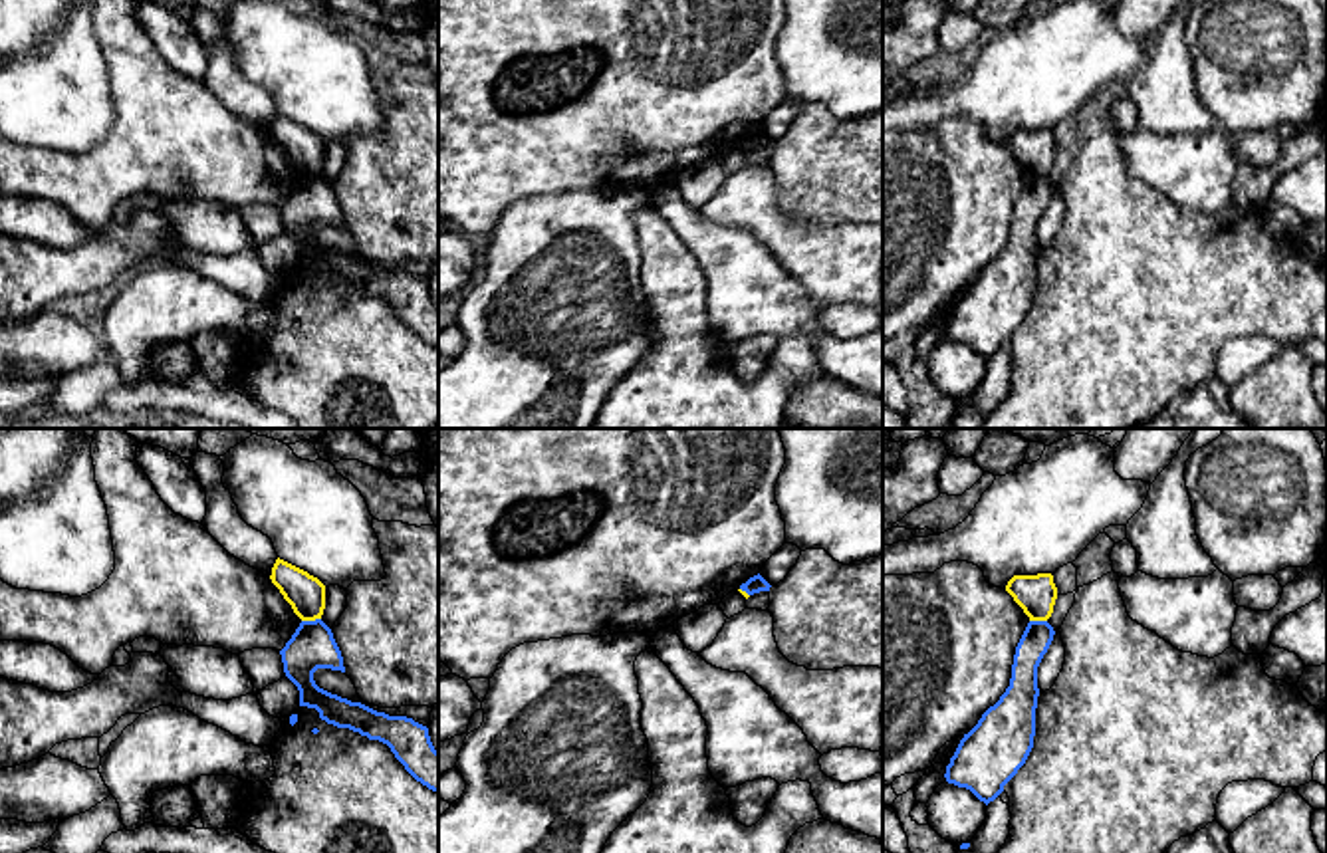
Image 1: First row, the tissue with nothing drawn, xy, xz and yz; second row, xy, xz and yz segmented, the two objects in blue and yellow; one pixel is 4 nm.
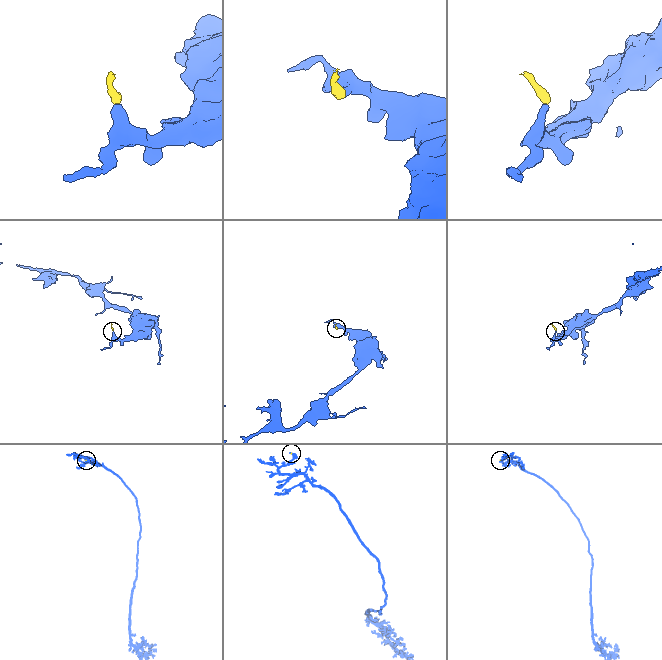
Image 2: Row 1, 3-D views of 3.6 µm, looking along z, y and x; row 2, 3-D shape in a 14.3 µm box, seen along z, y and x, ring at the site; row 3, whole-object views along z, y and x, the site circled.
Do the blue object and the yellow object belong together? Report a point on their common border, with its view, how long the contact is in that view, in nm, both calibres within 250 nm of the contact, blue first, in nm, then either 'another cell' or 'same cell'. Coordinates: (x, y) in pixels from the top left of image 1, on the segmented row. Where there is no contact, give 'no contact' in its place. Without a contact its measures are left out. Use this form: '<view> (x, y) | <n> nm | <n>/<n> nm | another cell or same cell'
xy (310, 621) | 80 nm | 180/160 nm | another cell

